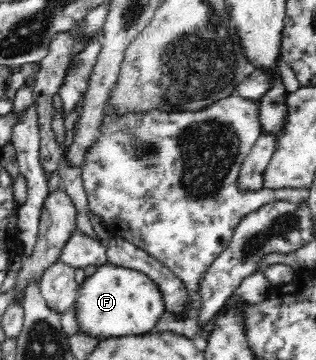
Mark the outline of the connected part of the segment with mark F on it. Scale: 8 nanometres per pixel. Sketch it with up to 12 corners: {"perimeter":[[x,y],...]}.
{"perimeter":[[110,262],[74,306],[98,340],[153,332],[167,311],[150,277]]}

